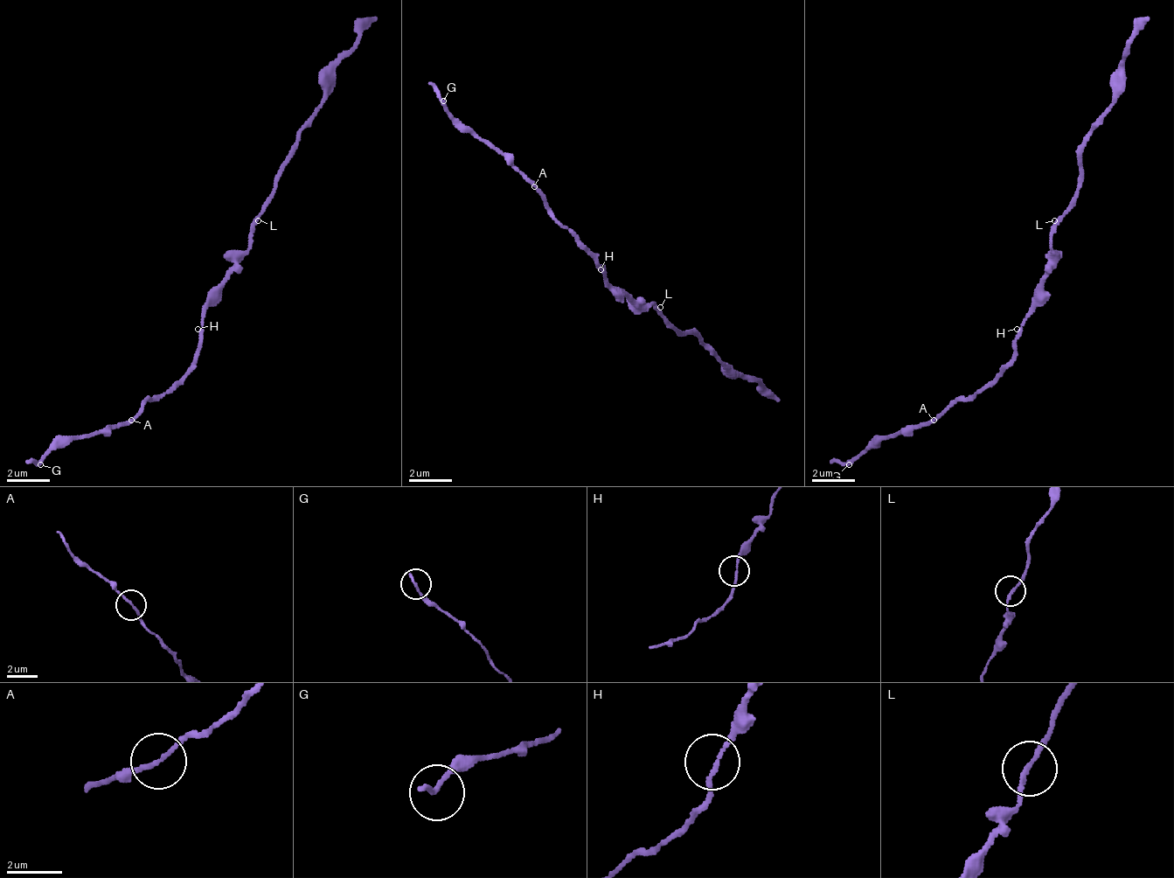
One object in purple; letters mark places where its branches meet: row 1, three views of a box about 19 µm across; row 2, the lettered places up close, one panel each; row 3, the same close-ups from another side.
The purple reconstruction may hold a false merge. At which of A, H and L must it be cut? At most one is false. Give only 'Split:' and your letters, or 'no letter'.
Split: no letter

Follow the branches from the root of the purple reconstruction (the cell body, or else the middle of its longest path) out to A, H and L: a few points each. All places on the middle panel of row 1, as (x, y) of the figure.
A: (622, 296), (606, 280), (600, 263), (552, 214), (546, 198), (535, 187)
H: (622, 296), (606, 280), (606, 275), (600, 269)
L: (622, 296), (628, 302), (655, 302), (660, 307)

